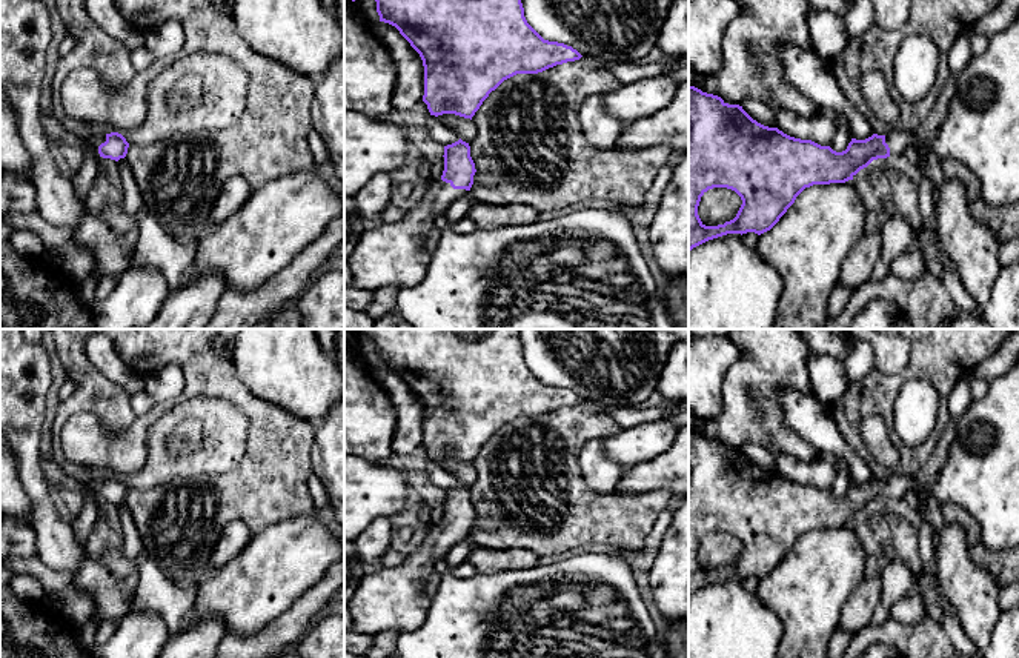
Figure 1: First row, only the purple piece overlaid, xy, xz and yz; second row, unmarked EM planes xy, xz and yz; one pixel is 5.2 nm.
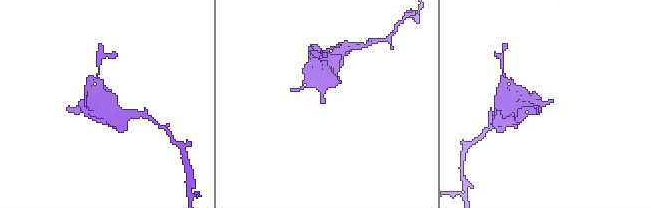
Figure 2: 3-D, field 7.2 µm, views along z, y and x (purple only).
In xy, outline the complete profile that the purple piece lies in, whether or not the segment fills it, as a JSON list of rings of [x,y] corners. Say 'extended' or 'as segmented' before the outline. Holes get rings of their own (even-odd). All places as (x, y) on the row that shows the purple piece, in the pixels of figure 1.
extended | [[[118,132],[100,134],[91,137],[86,145],[98,151],[100,157],[118,161],[128,154],[129,143]]]

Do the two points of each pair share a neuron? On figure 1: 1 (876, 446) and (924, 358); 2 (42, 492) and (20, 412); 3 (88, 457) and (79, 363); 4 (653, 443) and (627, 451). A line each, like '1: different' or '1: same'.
1: same
2: same
3: same
4: same

